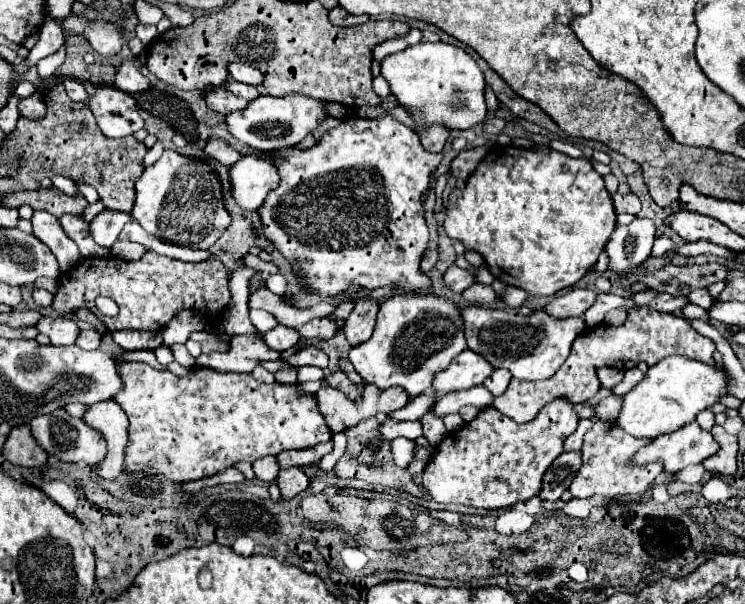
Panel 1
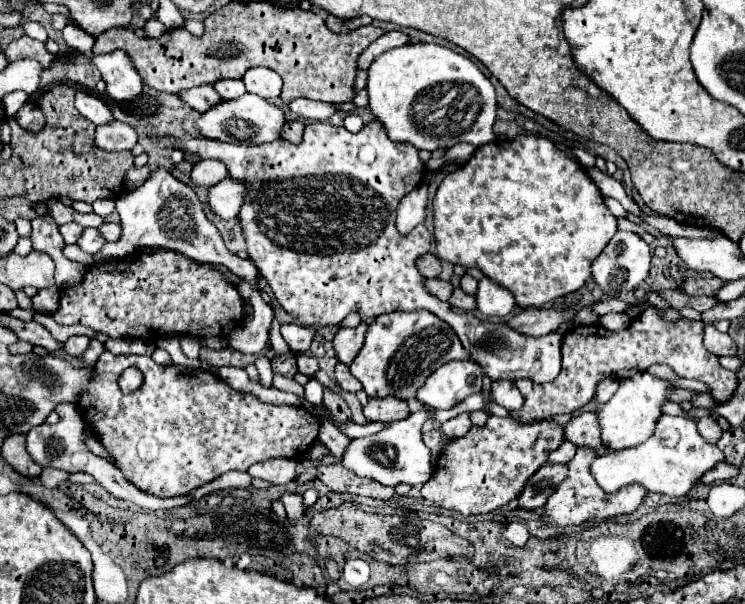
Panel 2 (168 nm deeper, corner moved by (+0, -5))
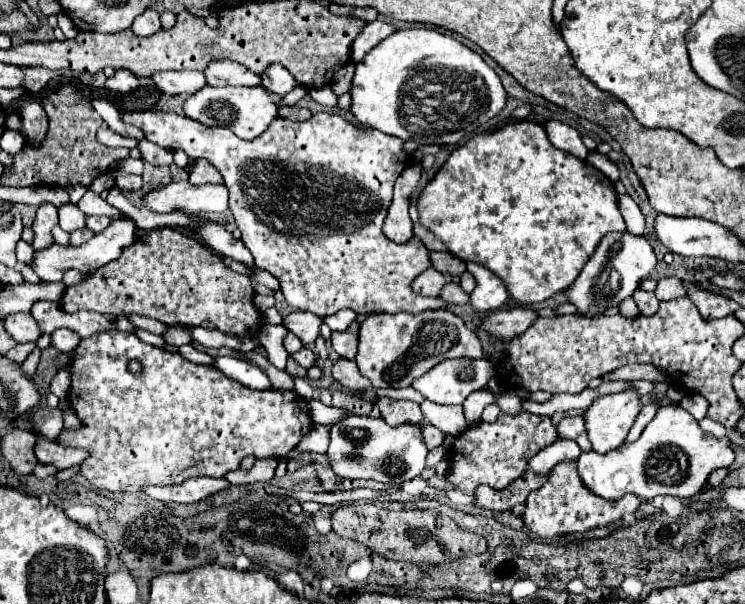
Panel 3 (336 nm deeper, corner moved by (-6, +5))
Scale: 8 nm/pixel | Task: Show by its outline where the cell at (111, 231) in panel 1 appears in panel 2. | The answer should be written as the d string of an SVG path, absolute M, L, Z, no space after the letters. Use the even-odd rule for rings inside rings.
M86 228L80 236L80 240L76 242L76 246L88 254L96 254L100 250L100 246L104 246L106 240L100 236L100 232L96 228Z

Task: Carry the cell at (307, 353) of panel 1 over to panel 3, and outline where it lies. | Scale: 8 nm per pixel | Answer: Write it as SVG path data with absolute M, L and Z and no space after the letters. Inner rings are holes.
M300 348L300 350L294 352L292 356L294 356L294 360L296 360L298 364L302 364L304 368L314 366L314 362L316 362L316 354L314 354L310 348Z

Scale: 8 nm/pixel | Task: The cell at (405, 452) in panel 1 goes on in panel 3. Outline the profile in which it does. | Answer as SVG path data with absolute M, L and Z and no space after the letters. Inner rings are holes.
M346 416L342 422L330 428L328 458L332 470L340 478L364 478L386 484L402 484L414 480L426 468L428 446L424 438L414 438L414 424L388 426L382 418Z

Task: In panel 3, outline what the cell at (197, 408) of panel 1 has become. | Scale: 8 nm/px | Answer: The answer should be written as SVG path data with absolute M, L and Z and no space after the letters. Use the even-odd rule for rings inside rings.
M110 330L110 332L102 332L102 334L96 334L92 338L86 338L78 344L76 348L76 358L72 360L70 364L70 372L72 372L72 386L70 386L70 392L68 392L68 398L70 398L70 404L74 408L74 412L78 414L78 418L82 420L84 428L78 430L78 432L70 432L70 430L62 430L58 440L66 446L78 446L78 448L84 448L90 452L90 458L84 460L80 466L80 474L94 486L94 488L102 488L102 490L110 490L110 492L138 492L142 490L142 486L148 486L148 484L158 484L158 486L174 486L174 484L180 484L184 482L186 478L194 478L194 476L212 476L212 478L222 478L226 472L230 470L236 470L240 466L240 462L254 454L256 458L272 458L272 456L286 456L290 450L294 450L298 446L298 442L308 436L308 432L314 428L314 422L310 420L310 410L308 410L308 404L306 400L296 394L296 392L282 392L282 390L252 390L252 388L246 388L242 386L240 382L236 380L230 380L228 376L224 376L218 368L214 366L198 366L198 364L192 364L188 360L184 360L178 352L168 352L168 350L162 350L162 348L154 348L150 344L144 344L140 338L136 338L134 334L128 334L128 332L118 332L118 330ZM130 360L140 360L144 364L144 372L142 376L134 376L128 372L128 362Z

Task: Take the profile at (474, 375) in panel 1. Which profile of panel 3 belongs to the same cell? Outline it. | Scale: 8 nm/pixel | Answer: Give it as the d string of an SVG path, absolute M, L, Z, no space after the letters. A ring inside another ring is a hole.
M456 358L434 366L414 380L412 388L436 404L462 404L468 394L482 390L492 374L494 366L490 360Z

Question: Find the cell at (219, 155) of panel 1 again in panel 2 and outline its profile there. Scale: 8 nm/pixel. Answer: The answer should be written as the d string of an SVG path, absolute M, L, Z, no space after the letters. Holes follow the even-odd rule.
M200 160L190 172L190 180L196 186L214 186L228 176L228 170L218 160Z

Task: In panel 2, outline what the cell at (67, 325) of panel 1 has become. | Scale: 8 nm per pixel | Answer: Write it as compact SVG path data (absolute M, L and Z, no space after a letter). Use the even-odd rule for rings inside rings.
M10 318L10 322L4 324L4 326L8 326L20 340L30 342L32 346L42 346L42 348L46 348L48 352L54 352L54 350L62 348L62 344L56 342L56 340L50 336L50 332L48 332L42 324L38 324L38 322L34 322L34 320L32 320L32 322L22 322L22 320L18 320L18 318Z

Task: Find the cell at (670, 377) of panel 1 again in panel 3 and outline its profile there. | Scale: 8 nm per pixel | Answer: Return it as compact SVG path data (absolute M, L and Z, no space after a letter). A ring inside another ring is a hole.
M634 388L594 400L584 414L588 438L594 450L606 454L622 446L640 410L642 410L640 394Z

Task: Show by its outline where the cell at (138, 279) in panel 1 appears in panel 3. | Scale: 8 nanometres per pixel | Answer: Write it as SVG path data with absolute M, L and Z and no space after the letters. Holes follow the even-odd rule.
M158 228L138 236L138 240L124 250L124 254L108 262L106 266L98 268L82 282L68 286L62 298L62 308L66 312L100 312L100 314L114 314L128 318L130 314L154 318L166 326L182 324L182 326L202 326L204 322L212 322L218 330L236 336L254 336L260 328L260 312L254 308L254 290L250 286L250 278L246 274L238 274L230 270L218 254L210 248L200 244L198 240L182 234L176 228Z

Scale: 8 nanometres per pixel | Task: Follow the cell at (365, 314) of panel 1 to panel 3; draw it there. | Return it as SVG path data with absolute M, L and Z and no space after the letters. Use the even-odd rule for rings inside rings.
M352 322L350 328L344 330L344 332L332 332L332 348L342 358L354 360L356 346L358 346L358 330L360 330L360 324L358 322Z

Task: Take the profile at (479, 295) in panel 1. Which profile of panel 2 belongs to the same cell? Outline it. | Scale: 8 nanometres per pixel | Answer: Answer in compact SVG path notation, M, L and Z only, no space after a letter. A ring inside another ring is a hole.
M452 274L451 283L454 286L454 292L452 292L452 296L450 296L450 306L454 306L454 308L460 308L460 310L466 310L466 312L472 312L476 306L476 298L474 296L468 296L468 294L464 294L462 292L462 288L460 288L460 277L456 274Z

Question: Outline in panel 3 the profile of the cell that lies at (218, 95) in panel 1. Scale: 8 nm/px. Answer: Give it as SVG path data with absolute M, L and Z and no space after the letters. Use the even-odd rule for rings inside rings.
M182 70L182 72L158 72L152 76L156 86L164 90L170 96L176 94L196 94L206 86L206 76L204 72L192 72L192 70Z

